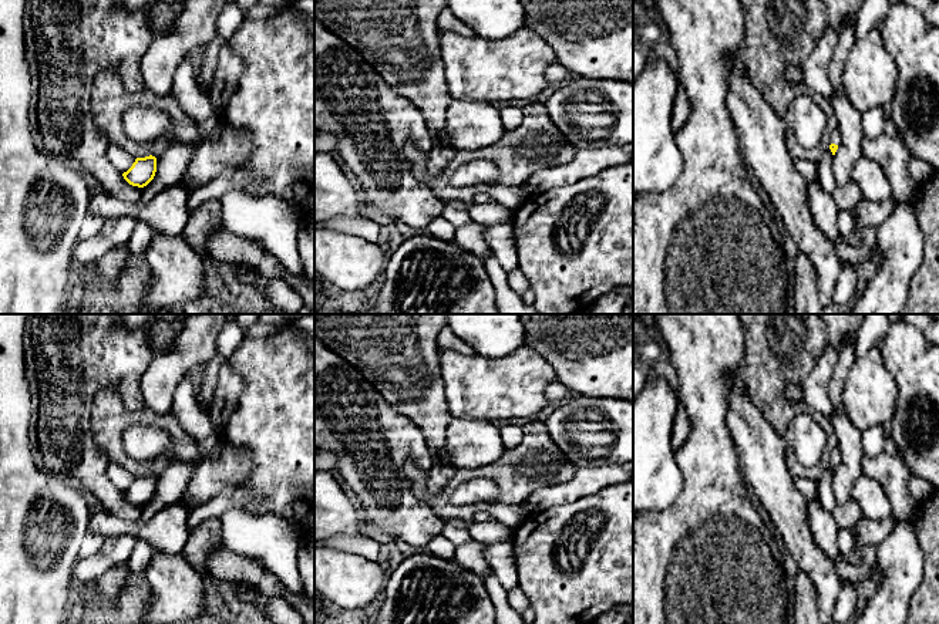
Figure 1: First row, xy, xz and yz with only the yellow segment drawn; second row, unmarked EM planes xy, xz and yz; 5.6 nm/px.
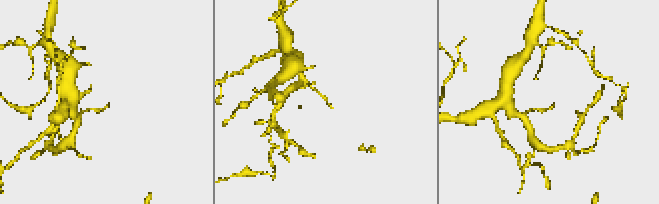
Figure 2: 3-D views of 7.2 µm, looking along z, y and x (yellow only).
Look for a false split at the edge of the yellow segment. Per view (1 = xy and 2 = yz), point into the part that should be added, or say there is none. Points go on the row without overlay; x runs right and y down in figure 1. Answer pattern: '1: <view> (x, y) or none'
1: none
2: yz (835, 455)

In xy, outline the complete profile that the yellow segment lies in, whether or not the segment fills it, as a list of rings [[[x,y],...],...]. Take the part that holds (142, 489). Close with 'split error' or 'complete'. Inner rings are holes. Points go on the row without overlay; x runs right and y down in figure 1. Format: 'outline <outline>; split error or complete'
outline [[[149,473],[145,476],[137,476],[132,485],[122,492],[124,497],[138,506],[147,505],[155,495],[156,476]]]; complete

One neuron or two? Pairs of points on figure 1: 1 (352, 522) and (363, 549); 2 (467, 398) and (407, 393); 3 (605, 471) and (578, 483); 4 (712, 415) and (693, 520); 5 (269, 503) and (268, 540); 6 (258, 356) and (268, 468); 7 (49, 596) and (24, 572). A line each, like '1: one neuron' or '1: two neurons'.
1: two neurons
2: two neurons
3: one neuron
4: one neuron
5: two neurons
6: one neuron
7: one neuron

